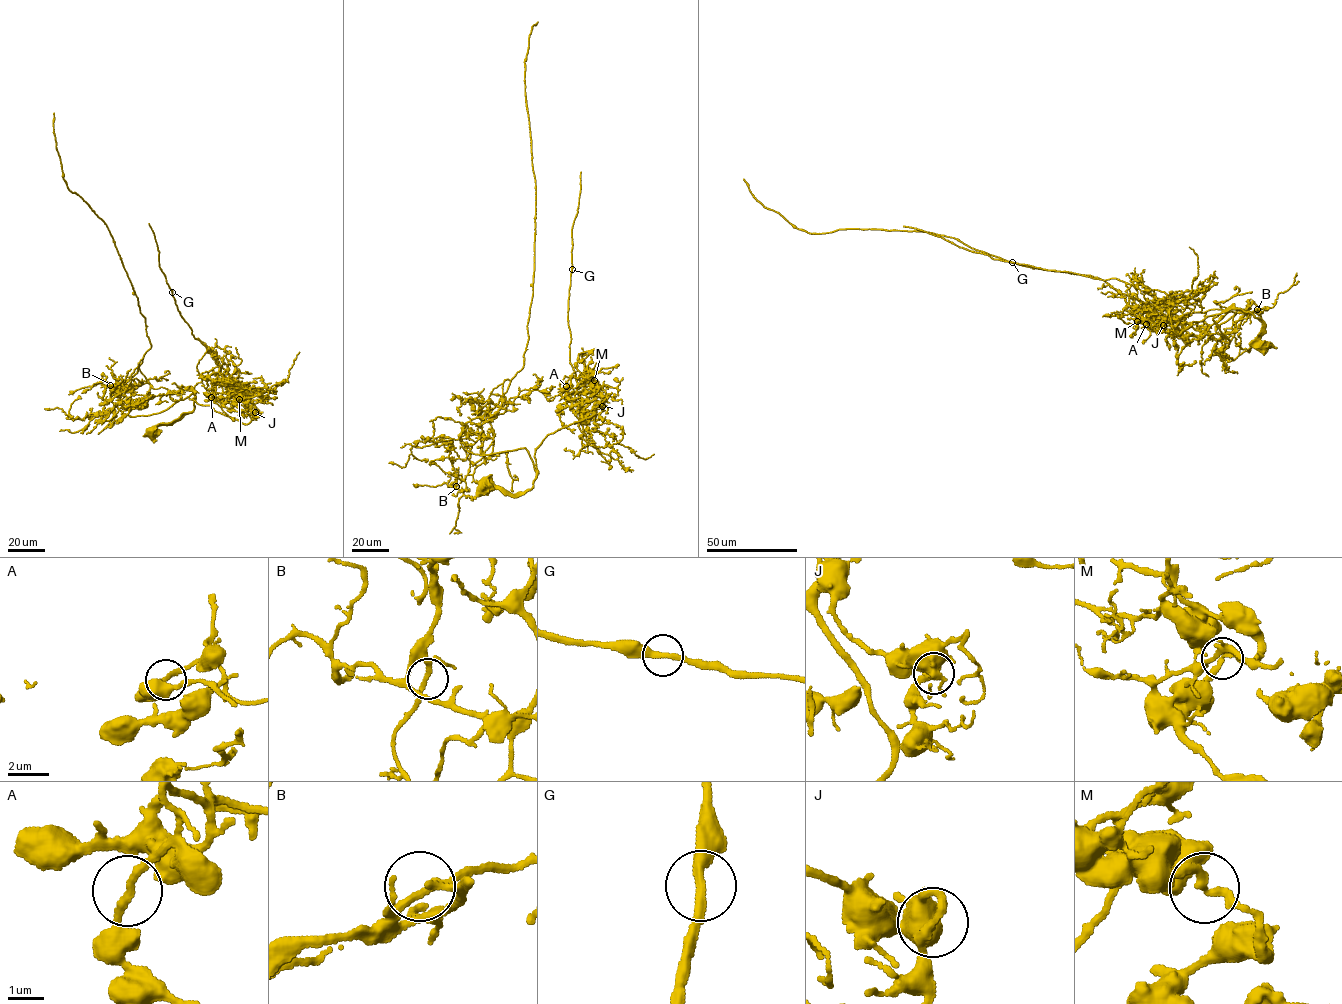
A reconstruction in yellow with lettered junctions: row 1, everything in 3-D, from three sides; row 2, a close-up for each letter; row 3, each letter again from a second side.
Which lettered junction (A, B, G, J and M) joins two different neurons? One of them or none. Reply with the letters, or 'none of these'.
none of these

